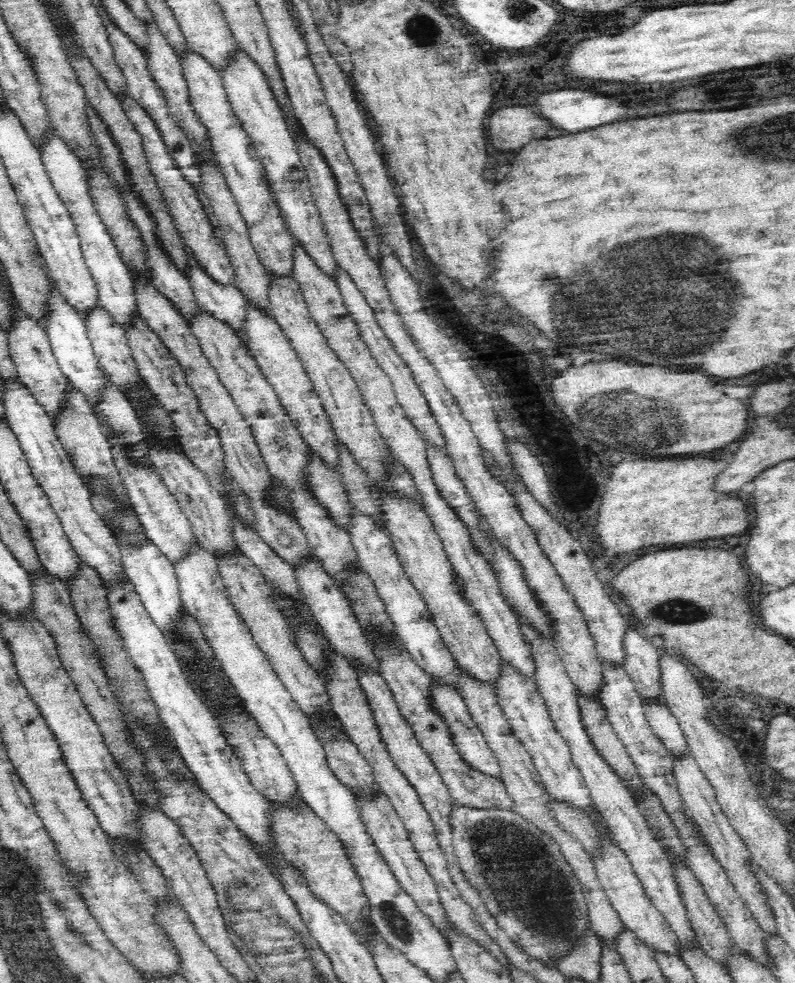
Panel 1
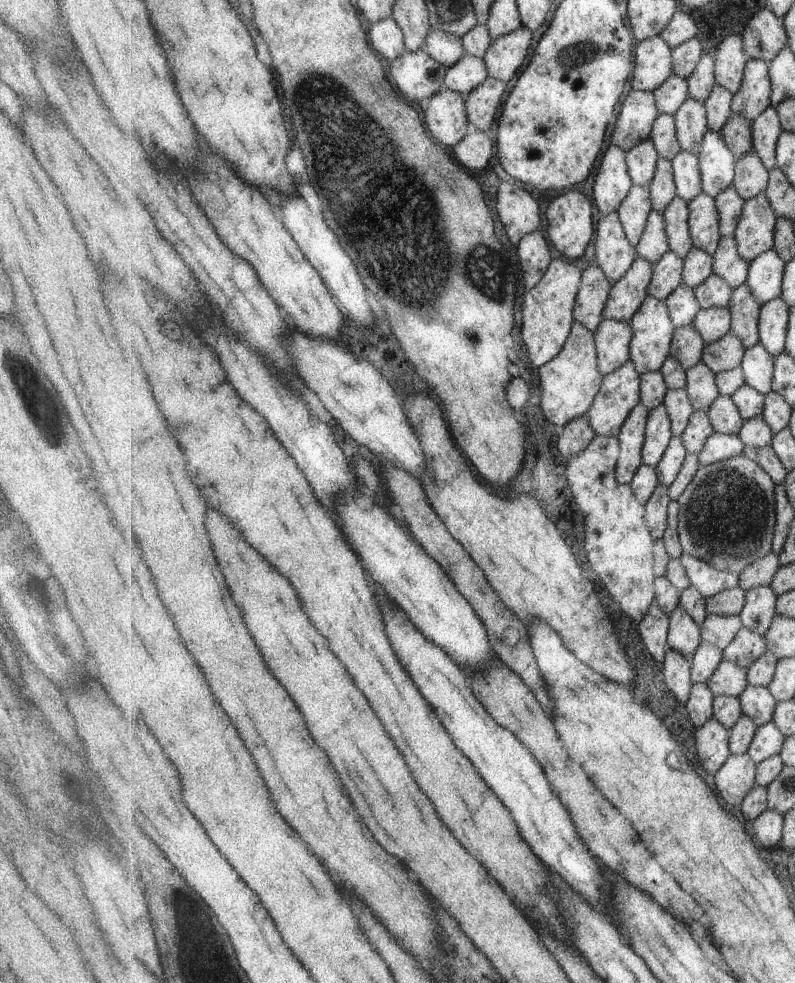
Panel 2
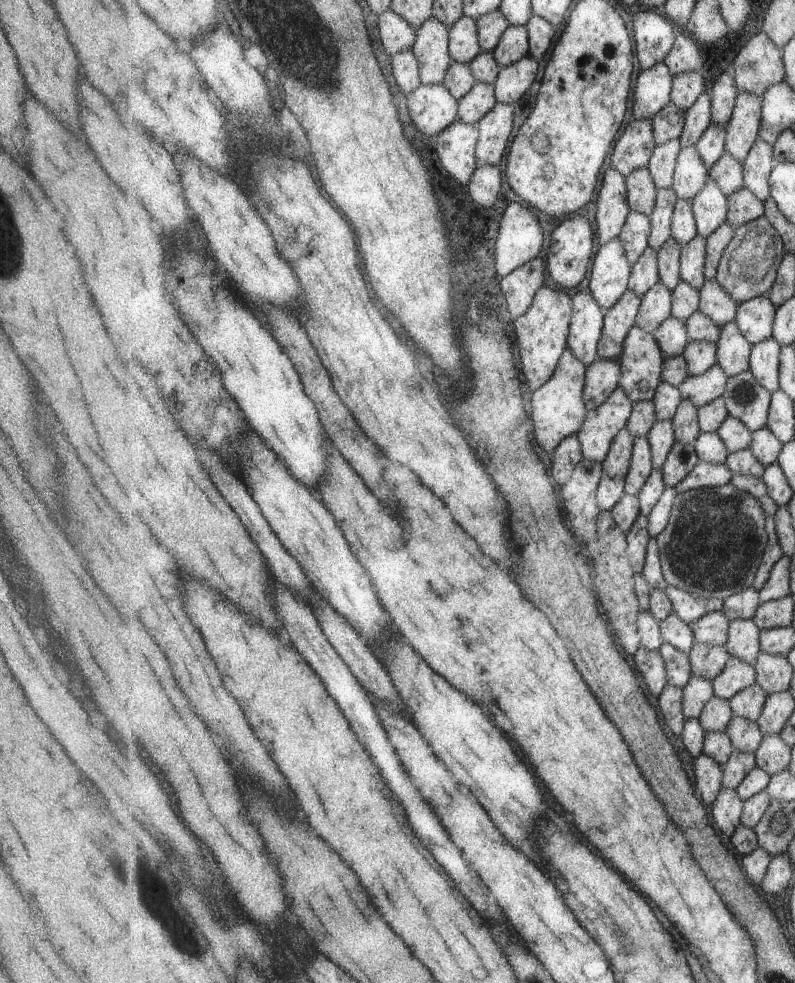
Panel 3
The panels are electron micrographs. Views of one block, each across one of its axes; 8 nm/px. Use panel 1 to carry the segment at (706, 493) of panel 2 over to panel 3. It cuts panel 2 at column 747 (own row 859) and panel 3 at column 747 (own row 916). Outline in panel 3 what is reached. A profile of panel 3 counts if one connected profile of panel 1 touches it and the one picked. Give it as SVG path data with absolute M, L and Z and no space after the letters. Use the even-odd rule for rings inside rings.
M733 484L679 493L669 526L657 538L663 573L668 585L685 590L693 596L705 599L718 598L724 602L731 596L754 587L769 542L767 518L763 504L755 496L741 492Z

